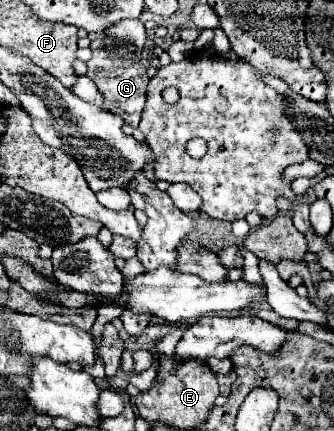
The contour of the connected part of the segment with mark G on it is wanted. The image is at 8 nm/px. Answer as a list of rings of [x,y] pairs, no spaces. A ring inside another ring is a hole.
[[[95,51],[93,57],[87,61],[87,77],[99,87],[99,91],[105,95],[107,99],[107,107],[109,111],[113,111],[115,115],[121,115],[125,119],[125,127],[123,131],[127,135],[131,135],[137,127],[139,127],[139,121],[141,121],[141,111],[143,111],[143,105],[147,101],[147,85],[149,85],[149,75],[147,75],[147,69],[137,63],[137,65],[131,65],[131,67],[115,67],[113,61],[107,57],[105,51]]]

